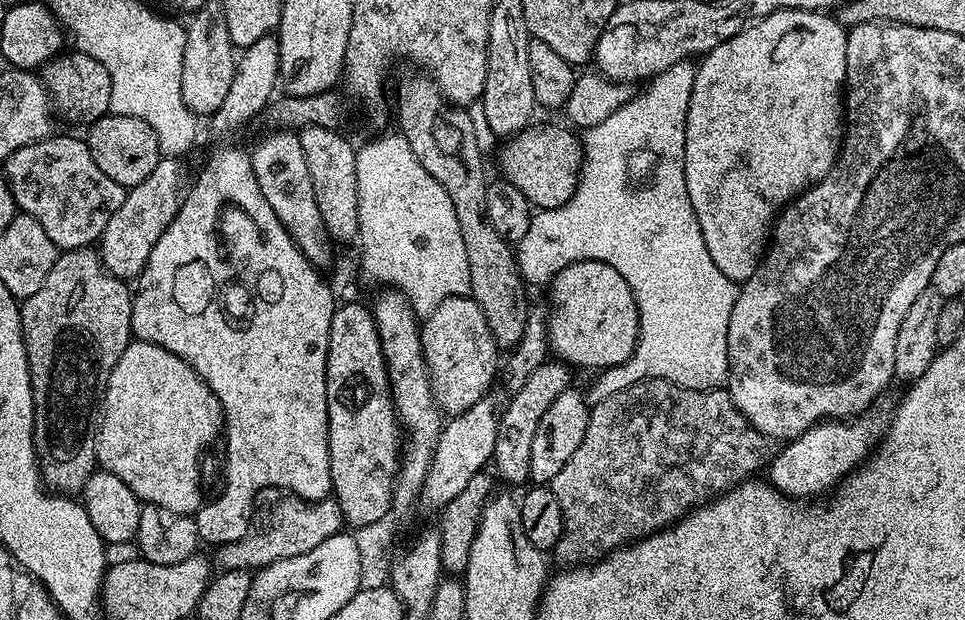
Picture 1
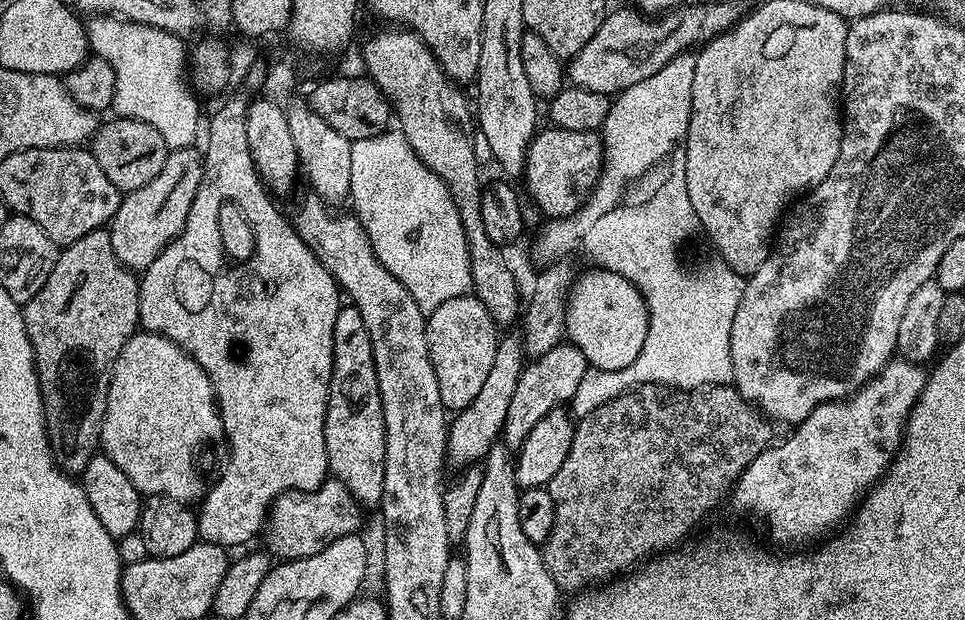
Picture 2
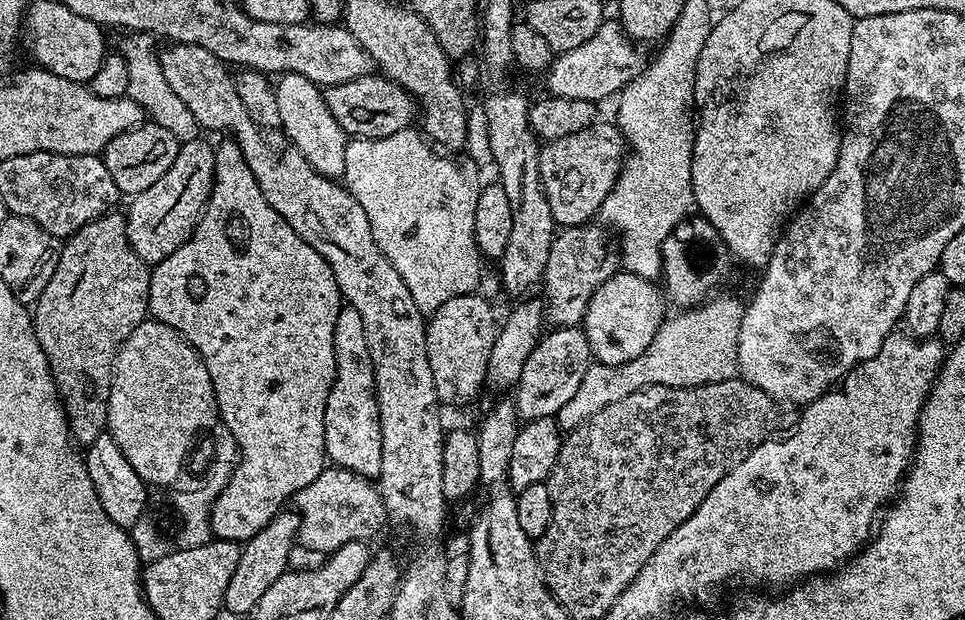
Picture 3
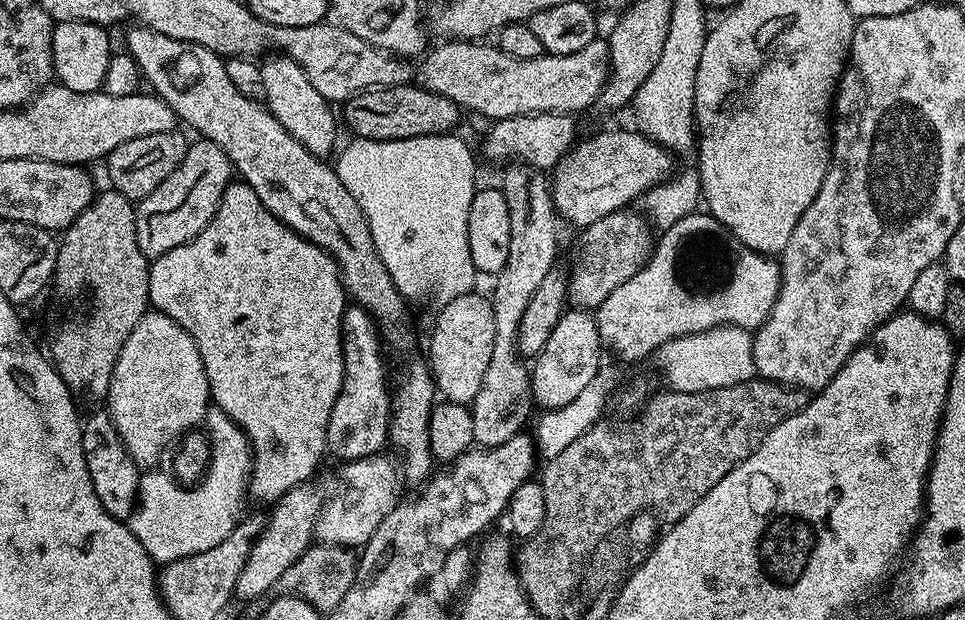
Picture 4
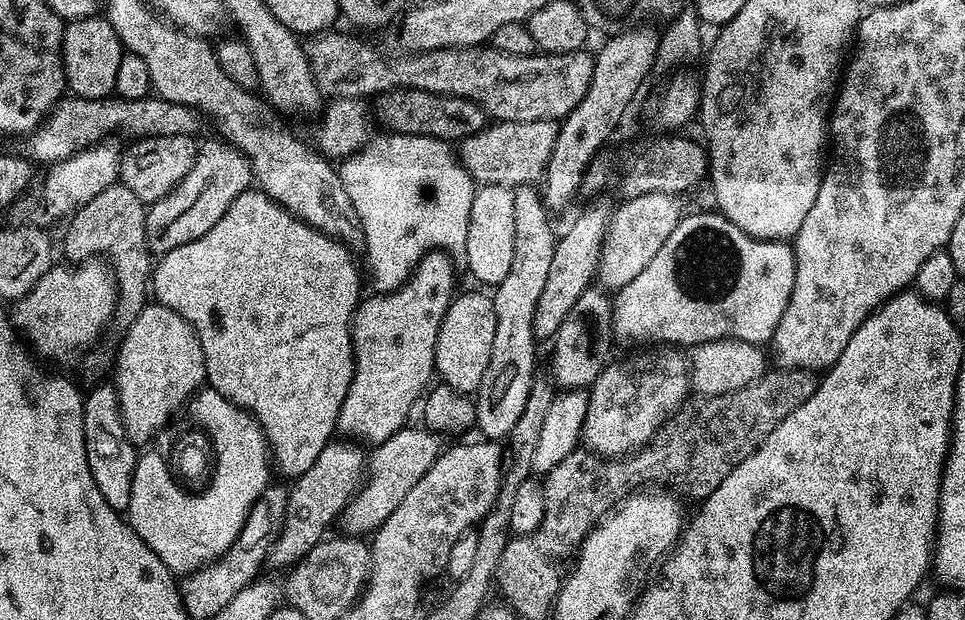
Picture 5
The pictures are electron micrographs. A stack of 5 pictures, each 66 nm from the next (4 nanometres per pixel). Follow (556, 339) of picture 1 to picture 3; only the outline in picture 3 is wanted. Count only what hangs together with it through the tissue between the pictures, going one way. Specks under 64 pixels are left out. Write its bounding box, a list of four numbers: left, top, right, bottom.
[582,270,666,368]

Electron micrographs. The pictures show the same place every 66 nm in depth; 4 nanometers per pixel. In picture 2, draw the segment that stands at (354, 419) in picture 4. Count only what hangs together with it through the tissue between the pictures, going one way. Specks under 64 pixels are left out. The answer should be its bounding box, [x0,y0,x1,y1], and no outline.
[324,306,386,506]

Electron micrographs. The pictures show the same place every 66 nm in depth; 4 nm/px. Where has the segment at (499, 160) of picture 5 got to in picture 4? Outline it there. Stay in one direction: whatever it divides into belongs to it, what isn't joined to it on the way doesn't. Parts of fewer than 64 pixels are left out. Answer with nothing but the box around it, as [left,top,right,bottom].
[484,112,577,170]

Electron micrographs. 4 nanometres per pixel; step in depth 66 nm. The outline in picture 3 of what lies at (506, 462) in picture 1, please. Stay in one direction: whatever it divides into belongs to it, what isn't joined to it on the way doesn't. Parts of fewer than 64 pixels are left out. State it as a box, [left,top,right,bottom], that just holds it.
[514,327,594,422]

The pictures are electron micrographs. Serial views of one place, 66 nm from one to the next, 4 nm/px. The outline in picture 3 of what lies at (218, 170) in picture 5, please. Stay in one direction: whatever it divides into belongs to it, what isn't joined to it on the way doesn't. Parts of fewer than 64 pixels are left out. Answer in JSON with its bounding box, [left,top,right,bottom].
[125,138,216,266]

